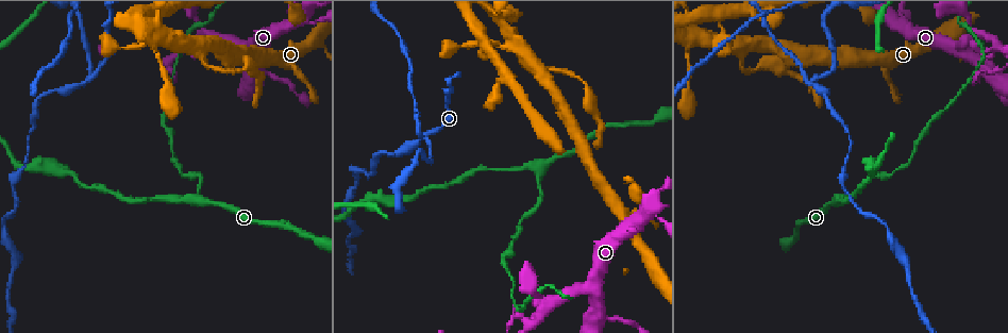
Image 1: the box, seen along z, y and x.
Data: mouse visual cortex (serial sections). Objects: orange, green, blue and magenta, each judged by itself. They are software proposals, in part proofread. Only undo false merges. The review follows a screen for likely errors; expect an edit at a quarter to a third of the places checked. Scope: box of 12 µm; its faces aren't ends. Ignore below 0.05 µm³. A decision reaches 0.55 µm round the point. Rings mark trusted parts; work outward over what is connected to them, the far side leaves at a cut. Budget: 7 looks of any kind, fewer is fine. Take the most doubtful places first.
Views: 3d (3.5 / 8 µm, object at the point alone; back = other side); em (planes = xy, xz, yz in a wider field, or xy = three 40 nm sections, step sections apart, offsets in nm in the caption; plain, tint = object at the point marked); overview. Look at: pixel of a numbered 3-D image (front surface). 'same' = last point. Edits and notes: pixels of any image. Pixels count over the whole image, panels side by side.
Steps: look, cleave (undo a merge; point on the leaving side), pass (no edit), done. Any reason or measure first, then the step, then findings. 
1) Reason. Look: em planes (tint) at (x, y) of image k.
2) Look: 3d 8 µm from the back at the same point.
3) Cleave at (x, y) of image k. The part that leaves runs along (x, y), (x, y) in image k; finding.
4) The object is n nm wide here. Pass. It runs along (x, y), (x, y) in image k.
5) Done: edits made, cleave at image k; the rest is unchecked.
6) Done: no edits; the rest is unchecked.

A fork. Look: 3d 3.5 µm at (84, 82) of image 1.

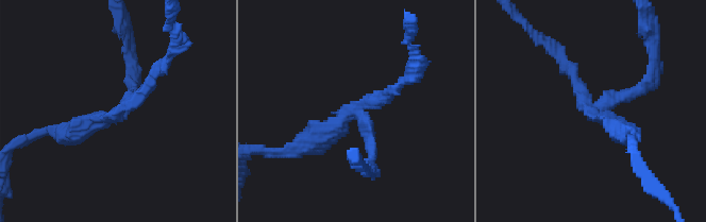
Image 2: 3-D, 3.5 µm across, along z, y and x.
3 arms meet here; the arms are 200, 200, 300 nm wide. Look: em xy step 5 (tint) at (118, 112) of image 2.

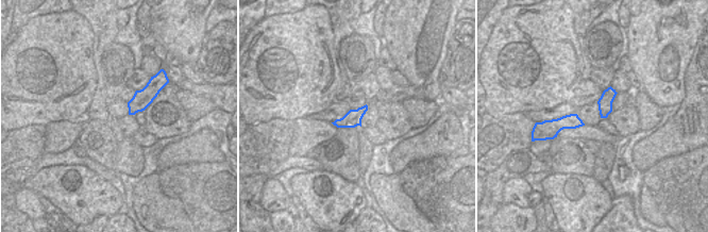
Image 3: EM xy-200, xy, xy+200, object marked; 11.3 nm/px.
The object is 190 nm wide here. Cleave at (629, 94) of image 2. A second cell is stuck on.

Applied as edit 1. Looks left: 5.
Abrupt turn. Look: 3d 8 µm at (994, 53) of image 1.

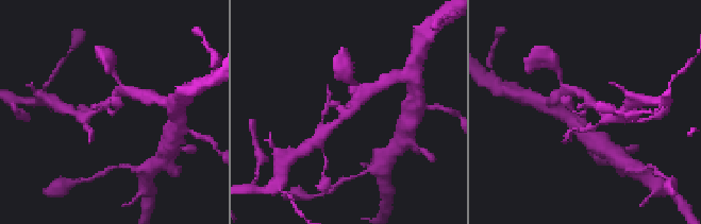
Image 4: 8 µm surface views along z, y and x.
Need the tissue. Look: em xy step 2 (tint) at (109, 111) of image 4.

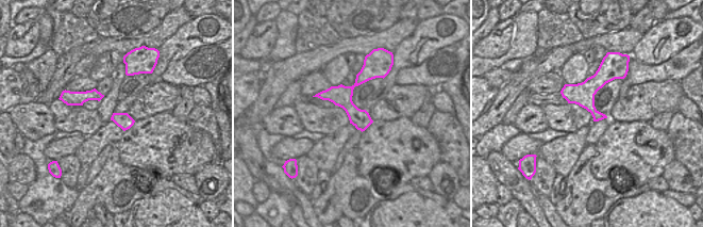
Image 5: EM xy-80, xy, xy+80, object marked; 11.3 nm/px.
Pass. It runs along (369, 73), (348, 92), (360, 127) in image 5; continuous, no second cell.

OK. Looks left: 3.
Look: 3d 3.5 µm at (196, 200) of image 1.

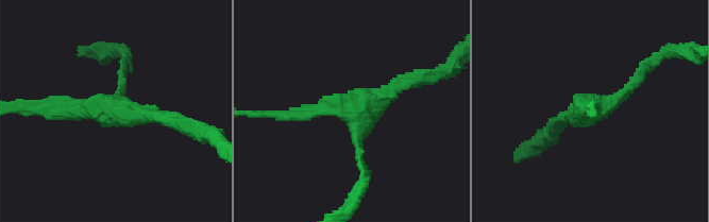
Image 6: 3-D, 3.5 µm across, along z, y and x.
3 arms meet here; the arms are 150, 200, 200 nm wide; need the tissue. Look: em xy step 2 (tint) at (118, 108) of image 6.

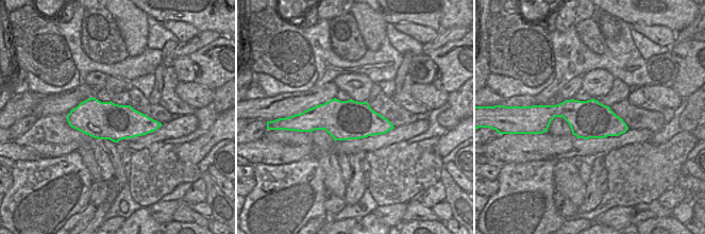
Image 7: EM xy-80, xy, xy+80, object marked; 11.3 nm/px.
Look: em xy step 1 (tint) at the same point.

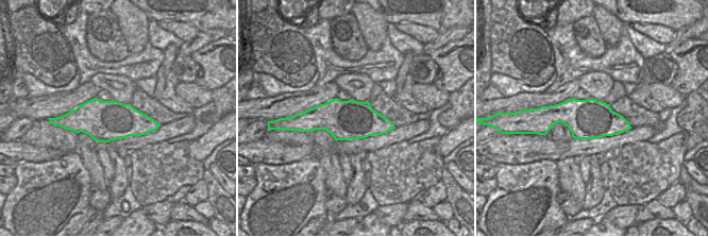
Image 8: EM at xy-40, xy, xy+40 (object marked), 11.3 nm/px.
Pass. It runs along (417, 75), (357, 110), (286, 114) in image 6; continuous, no second cell.

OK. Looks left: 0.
Done: edits made, cleave at image 2; the rest is unchecked.

